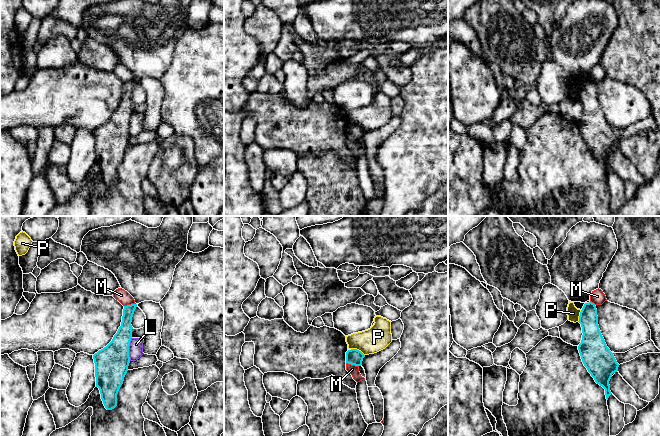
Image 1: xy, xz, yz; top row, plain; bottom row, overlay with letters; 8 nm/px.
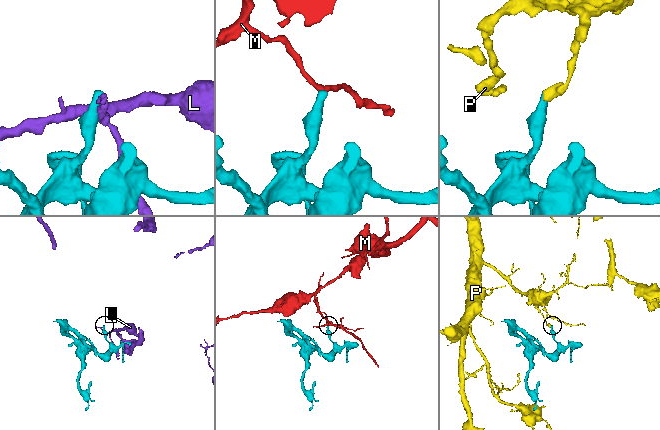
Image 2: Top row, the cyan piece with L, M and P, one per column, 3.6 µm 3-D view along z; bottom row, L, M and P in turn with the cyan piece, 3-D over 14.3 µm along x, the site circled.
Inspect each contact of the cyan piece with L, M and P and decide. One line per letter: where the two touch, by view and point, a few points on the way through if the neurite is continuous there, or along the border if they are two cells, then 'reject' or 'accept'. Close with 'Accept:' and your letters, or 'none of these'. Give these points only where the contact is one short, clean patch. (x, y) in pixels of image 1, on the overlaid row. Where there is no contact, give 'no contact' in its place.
L: contact xy (128, 349); border xy (131, 337), (129, 360); reject
M: contact xz (352, 364); border xz (346, 362), (358, 366); reject
P: contact xz (358, 350); border xz (351, 348), (358, 349), (364, 355); reject
Accept: none of these

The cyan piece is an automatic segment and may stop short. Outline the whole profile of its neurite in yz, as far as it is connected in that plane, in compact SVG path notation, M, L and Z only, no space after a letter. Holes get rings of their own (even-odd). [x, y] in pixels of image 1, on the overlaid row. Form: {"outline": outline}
{"outline": "M585 303L579 316L582 340L578 350L584 366L595 382L605 389L606 399L612 394L609 381L618 371L613 353L607 347L598 325L597 309L594 303Z"}

